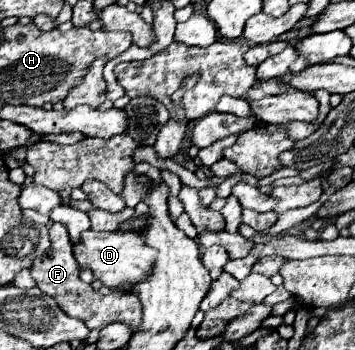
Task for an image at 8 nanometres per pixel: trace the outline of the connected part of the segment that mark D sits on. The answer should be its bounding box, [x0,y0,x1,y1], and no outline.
[72,229,156,287]

